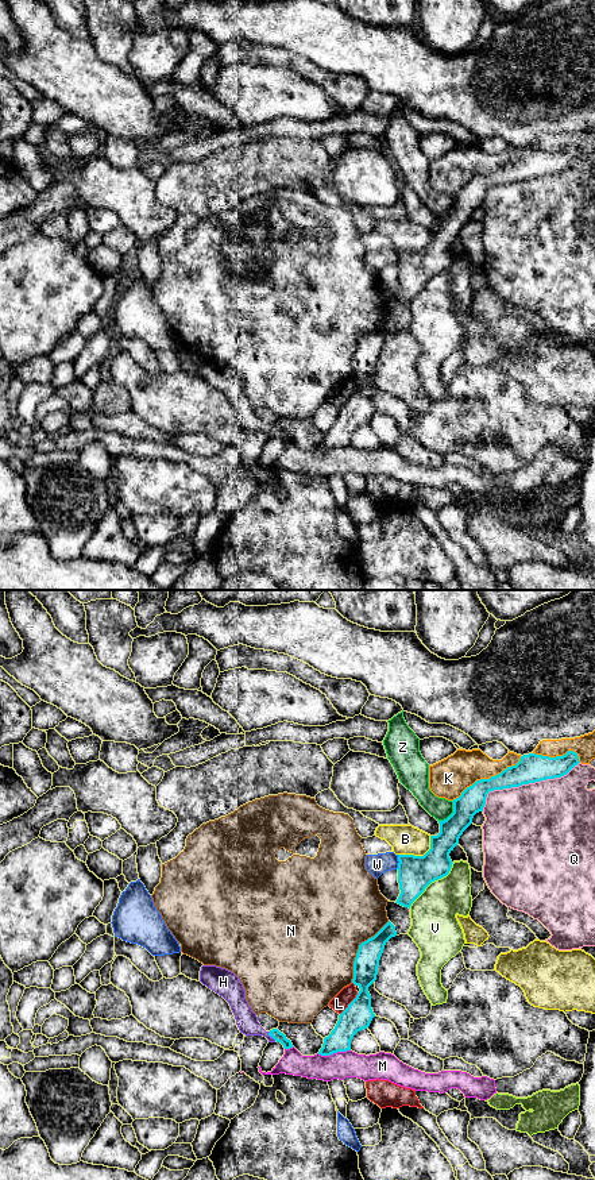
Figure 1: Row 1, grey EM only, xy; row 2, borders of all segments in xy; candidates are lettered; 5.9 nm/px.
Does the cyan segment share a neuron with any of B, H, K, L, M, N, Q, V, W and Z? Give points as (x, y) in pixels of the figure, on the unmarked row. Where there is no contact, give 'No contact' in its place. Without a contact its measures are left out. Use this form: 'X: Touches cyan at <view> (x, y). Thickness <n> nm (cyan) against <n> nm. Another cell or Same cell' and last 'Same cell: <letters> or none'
B: Touches cyan at xy (420, 251). Thickness 200 nm (cyan) against 180 nm. Another cell
H: Touches cyan at xy (271, 431). Thickness 60 nm (cyan) against 130 nm. Same cell
K: Touches cyan at xy (487, 174). Thickness 160 nm (cyan) against 220 nm. Another cell
L: Touches cyan at xy (350, 398). Thickness 170 nm (cyan) against 100 nm. Another cell
M: Touches cyan at xy (333, 447). Thickness 160 nm (cyan) against 160 nm. Another cell
N: Touches cyan at xy (358, 344). Thickness 150 nm (cyan) against 500 nm. Another cell
Q: Touches cyan at xy (525, 178). Thickness 170 nm (cyan) against 480 nm. Another cell
V: Touches cyan at xy (432, 276). Thickness 200 nm (cyan) against 280 nm. Another cell
W: Touches cyan at xy (398, 255). Thickness 200 nm (cyan) against 130 nm. Another cell
Z: Touches cyan at xy (452, 208). Thickness 160 nm (cyan) against 130 nm. Another cell
Same cell: H

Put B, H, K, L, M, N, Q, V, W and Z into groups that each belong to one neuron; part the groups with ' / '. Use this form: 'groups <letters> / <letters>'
groups B / H / K / L / M / N / Q / V / W / Z

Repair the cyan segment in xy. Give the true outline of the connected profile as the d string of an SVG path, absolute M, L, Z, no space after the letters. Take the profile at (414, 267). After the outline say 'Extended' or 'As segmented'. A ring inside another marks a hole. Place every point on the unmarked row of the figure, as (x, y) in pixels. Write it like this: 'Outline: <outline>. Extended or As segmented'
Outline: M568 146L549 153L536 149L521 151L515 161L507 162L490 174L476 176L453 194L453 208L438 216L440 228L430 231L430 244L424 251L398 250L398 278L401 289L395 298L409 302L434 275L447 271L452 263L449 248L459 239L463 227L472 219L476 208L483 207L490 186L519 182L546 174L561 173L577 161L579 151Z. As segmented

